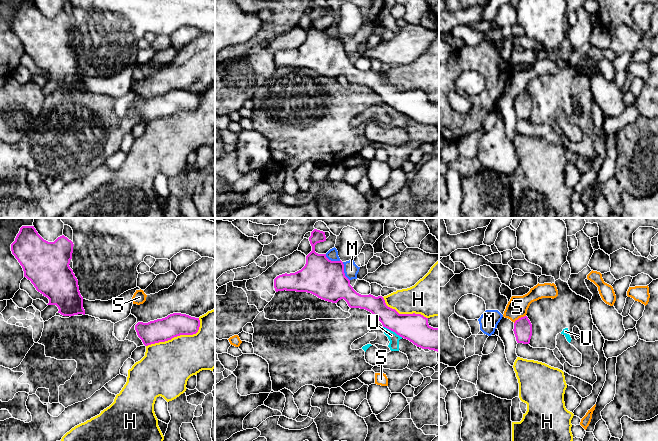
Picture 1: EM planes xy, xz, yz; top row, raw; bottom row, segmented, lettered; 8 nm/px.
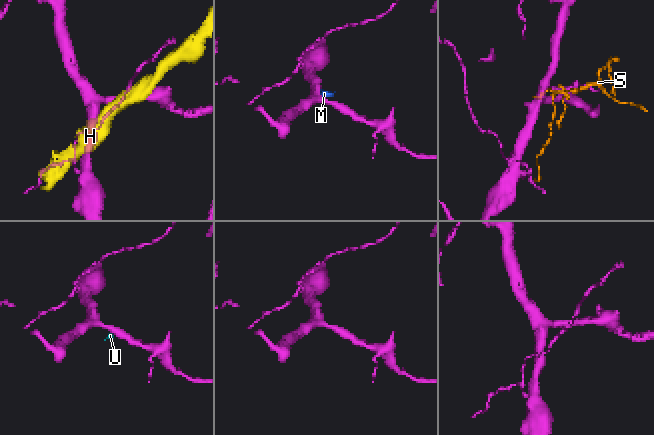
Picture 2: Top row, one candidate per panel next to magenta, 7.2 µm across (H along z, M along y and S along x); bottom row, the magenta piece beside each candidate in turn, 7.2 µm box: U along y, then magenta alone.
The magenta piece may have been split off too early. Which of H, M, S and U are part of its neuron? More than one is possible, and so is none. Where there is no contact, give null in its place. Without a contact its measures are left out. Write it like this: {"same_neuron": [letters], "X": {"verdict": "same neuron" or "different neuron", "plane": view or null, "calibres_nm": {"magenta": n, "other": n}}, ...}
{"same_neuron": [], "H": {"verdict": "different neuron", "plane": "xy", "calibres_nm": {"magenta": 190, "other": 380}}, "M": {"verdict": "different neuron", "plane": "xz", "calibres_nm": {"magenta": 300, "other": 120}}, "S": {"verdict": "different neuron", "plane": "yz", "calibres_nm": {"magenta": 140, "other": 170}}, "U": {"verdict": "different neuron", "plane": "xz", "calibres_nm": {"magenta": 220, "other": 80}}}

